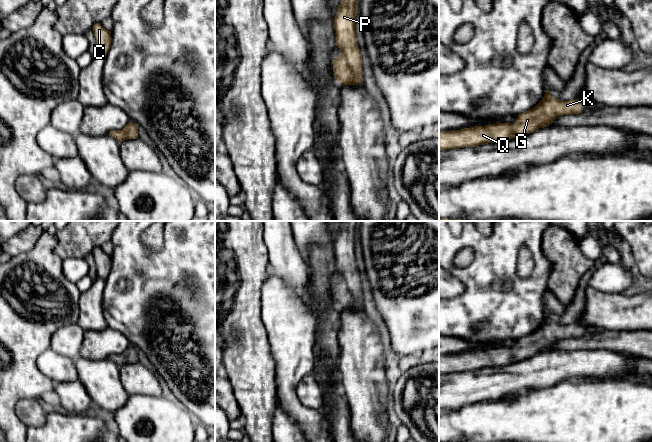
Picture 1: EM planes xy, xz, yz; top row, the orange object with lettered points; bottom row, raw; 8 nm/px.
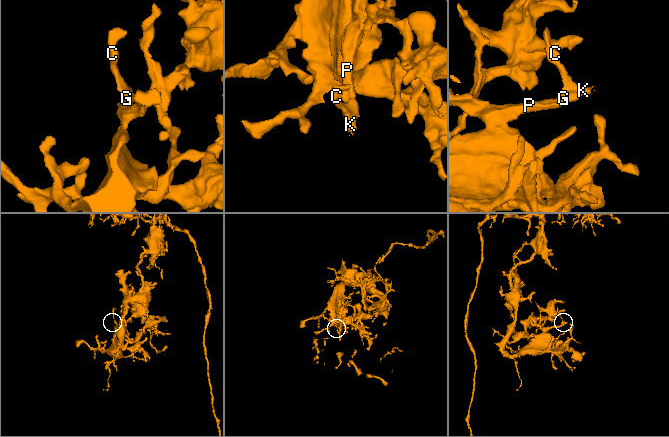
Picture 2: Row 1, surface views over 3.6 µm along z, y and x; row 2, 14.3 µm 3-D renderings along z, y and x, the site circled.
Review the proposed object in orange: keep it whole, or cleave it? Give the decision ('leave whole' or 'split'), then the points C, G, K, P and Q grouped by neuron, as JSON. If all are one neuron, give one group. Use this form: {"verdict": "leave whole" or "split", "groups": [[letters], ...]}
{"verdict": "leave whole", "groups": [["C", "G", "K", "P", "Q"]]}

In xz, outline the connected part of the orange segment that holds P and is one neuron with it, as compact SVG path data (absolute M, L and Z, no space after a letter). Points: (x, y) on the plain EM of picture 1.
M343 221L334 242L336 269L340 277L333 285L335 302L343 309L361 307L362 281L355 256L358 221Z

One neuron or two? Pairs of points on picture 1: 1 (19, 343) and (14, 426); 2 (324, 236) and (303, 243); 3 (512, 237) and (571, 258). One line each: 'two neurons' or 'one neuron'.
1: one neuron
2: one neuron
3: two neurons

